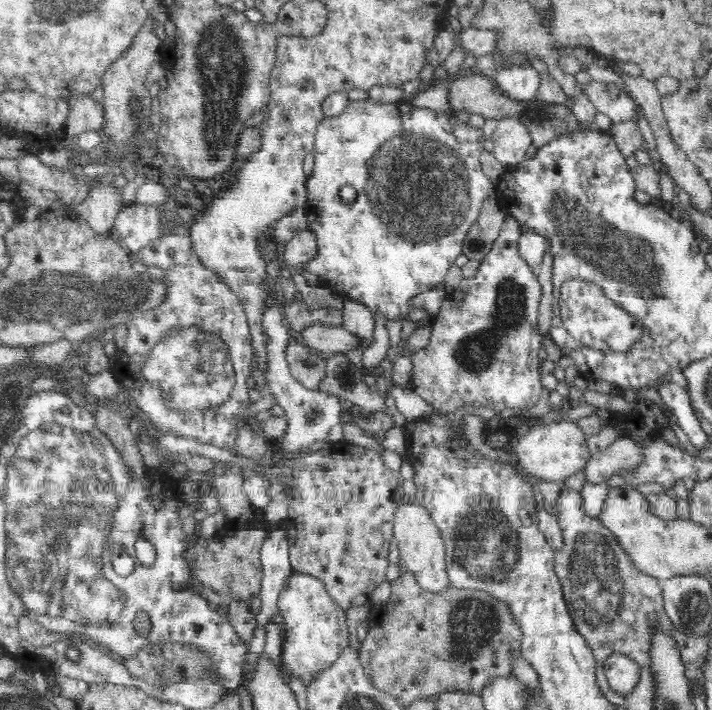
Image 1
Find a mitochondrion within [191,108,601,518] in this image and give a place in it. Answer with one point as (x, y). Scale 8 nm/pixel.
(417, 187)

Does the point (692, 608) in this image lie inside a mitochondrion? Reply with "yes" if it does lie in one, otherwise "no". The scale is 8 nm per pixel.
yes

